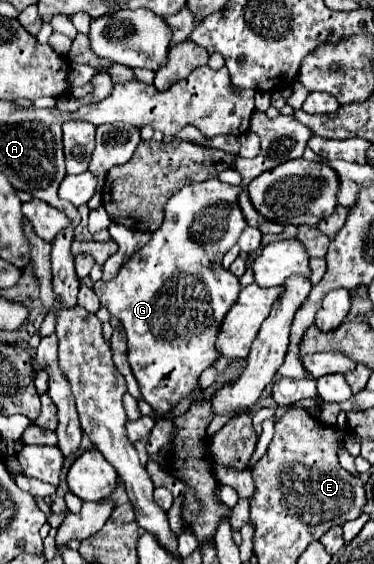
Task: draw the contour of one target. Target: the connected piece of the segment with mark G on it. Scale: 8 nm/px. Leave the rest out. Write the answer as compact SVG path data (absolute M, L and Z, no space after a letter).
M217 178L185 186L165 204L165 220L161 228L153 232L153 238L121 266L113 280L97 280L91 286L101 304L121 320L129 346L129 366L139 384L141 396L151 404L157 416L171 412L187 394L193 394L195 402L203 402L203 394L197 388L197 378L219 358L219 352L215 350L219 324L241 292L239 280L221 266L223 254L237 244L241 232L247 228L237 204L239 192L241 188L223 184Z

